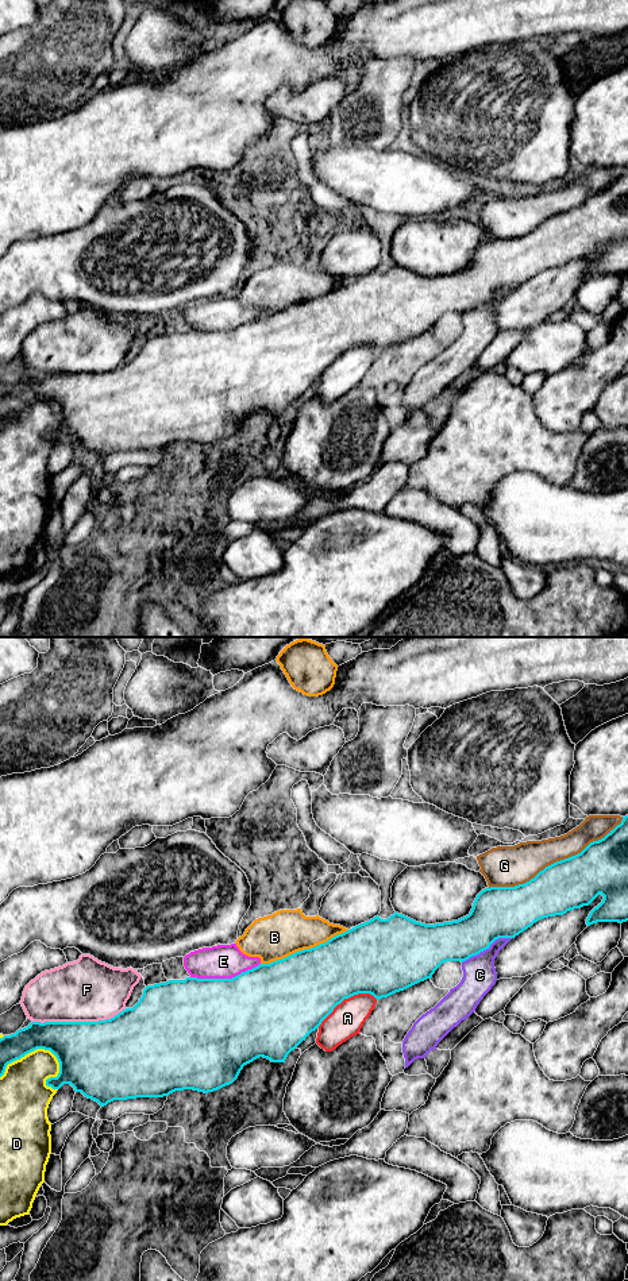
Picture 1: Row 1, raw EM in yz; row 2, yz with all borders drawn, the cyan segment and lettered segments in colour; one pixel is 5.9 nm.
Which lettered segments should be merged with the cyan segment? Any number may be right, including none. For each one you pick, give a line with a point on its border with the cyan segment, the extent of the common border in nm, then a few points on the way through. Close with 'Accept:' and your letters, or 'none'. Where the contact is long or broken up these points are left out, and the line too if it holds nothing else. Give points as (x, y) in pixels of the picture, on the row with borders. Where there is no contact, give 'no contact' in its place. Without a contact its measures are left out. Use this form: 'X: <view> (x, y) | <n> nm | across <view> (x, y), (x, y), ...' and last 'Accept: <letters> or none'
Accept: none

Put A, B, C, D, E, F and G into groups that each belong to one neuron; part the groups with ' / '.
A / B E / C / D / F / G

